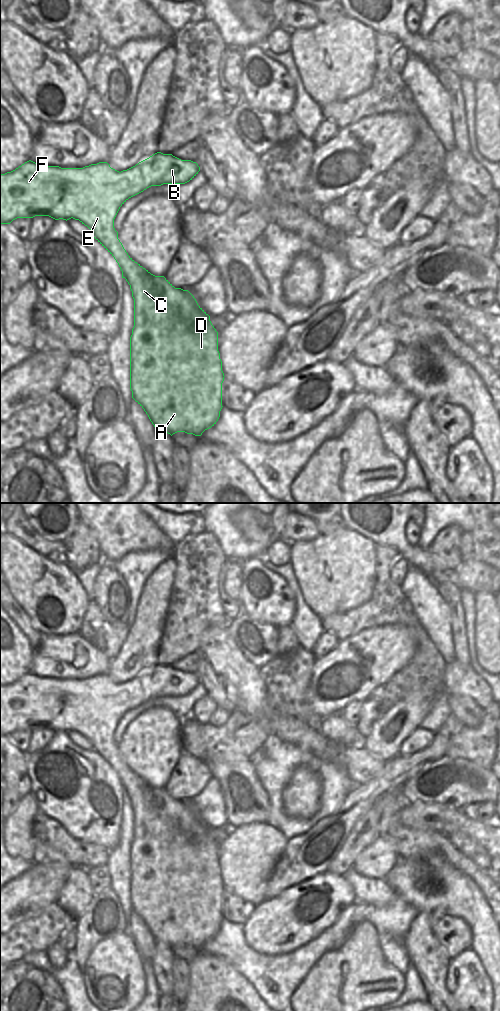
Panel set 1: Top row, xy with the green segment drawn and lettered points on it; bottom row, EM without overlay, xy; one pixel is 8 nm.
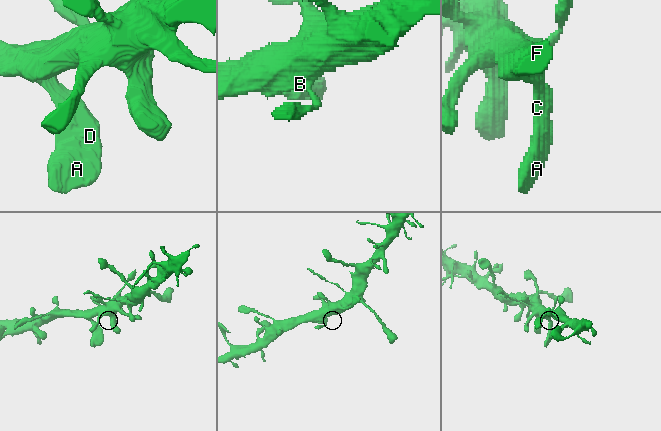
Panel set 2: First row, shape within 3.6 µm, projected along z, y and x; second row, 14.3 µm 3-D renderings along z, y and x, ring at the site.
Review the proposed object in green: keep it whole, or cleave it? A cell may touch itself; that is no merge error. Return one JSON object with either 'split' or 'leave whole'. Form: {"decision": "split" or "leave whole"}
{"decision": "leave whole"}

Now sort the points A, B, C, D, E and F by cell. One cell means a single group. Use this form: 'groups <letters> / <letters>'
groups A B C D E F

